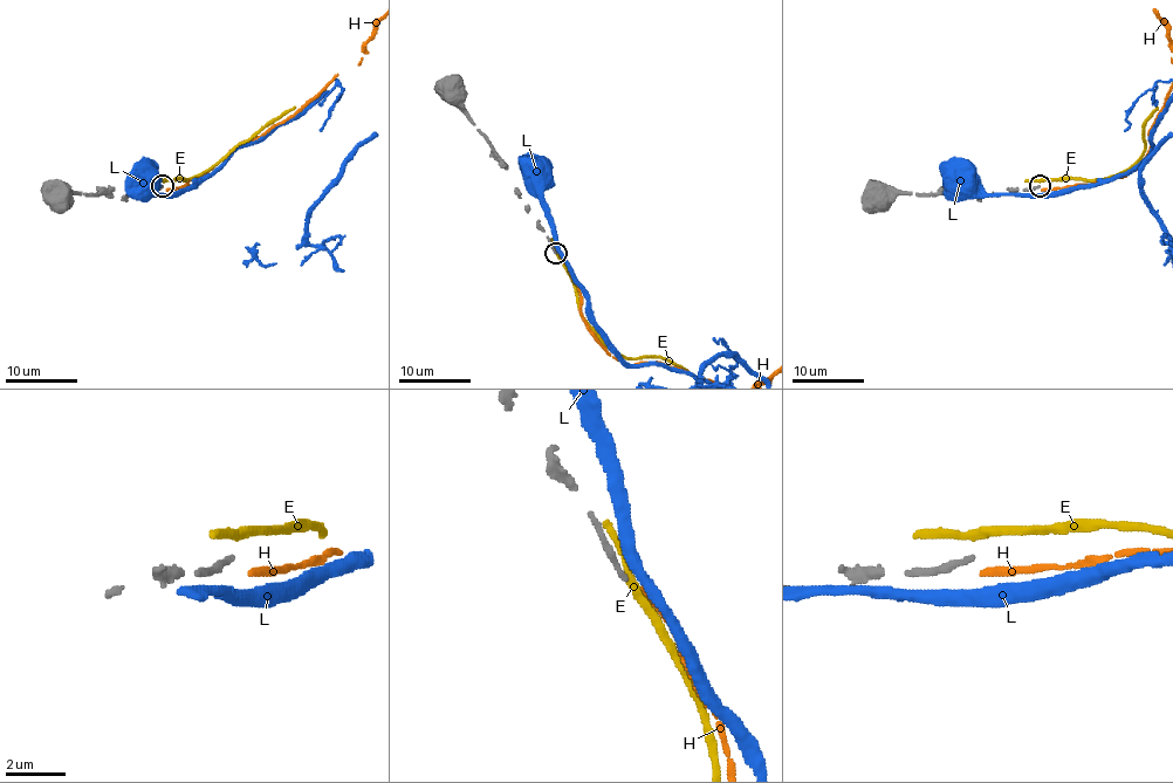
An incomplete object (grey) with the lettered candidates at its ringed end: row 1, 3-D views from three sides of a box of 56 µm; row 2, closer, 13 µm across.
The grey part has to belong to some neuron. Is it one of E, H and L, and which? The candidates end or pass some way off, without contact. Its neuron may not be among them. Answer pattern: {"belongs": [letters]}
{"belongs": []}

